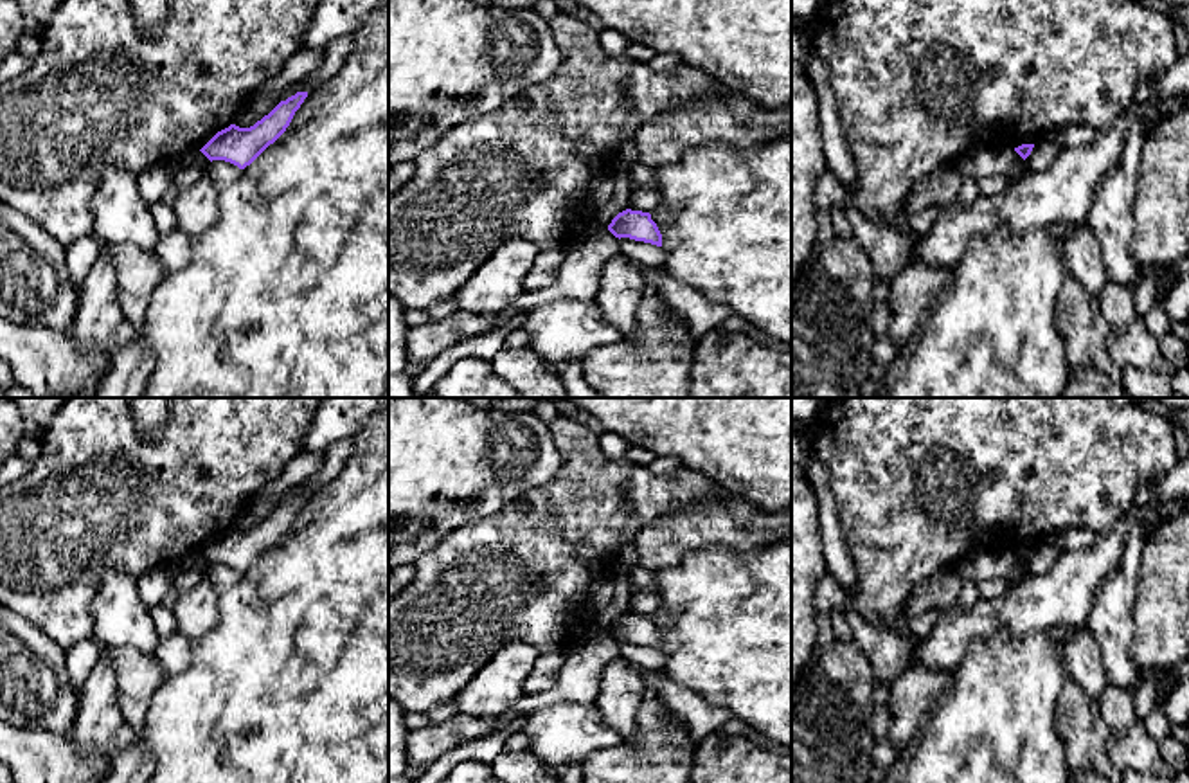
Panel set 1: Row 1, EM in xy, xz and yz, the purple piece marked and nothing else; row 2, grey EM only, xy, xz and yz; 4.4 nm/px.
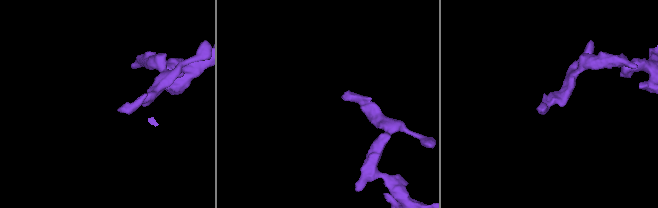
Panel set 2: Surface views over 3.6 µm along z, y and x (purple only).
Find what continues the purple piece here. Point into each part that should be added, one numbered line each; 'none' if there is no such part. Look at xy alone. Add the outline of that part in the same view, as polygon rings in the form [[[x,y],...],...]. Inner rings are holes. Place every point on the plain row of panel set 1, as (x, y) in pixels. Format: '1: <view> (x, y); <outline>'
none

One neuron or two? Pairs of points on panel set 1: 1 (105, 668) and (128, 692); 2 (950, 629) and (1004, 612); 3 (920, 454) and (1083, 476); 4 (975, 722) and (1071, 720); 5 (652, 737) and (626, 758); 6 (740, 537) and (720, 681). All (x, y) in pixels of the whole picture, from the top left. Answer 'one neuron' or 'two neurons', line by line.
1: two neurons
2: one neuron
3: one neuron
4: two neurons
5: one neuron
6: two neurons

